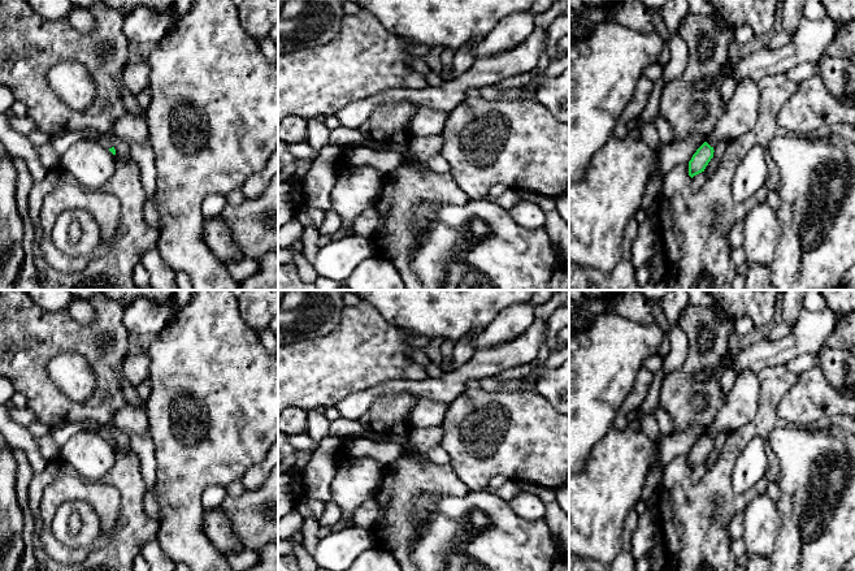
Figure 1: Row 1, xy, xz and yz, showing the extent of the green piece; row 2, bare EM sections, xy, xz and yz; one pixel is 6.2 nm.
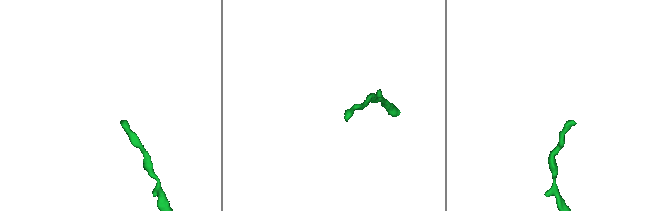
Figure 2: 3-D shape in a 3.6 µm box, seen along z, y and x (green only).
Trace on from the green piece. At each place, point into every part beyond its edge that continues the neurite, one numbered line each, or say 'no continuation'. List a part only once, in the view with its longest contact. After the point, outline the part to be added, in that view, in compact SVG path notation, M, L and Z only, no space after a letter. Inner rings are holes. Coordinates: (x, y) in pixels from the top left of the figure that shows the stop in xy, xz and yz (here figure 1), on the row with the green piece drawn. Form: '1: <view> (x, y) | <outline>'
1: xy (60, 143) | M74 130L51 138L51 144L58 156L62 156L66 150L79 140L94 140L105 148L112 148L109 139L110 133L99 133L96 130Z

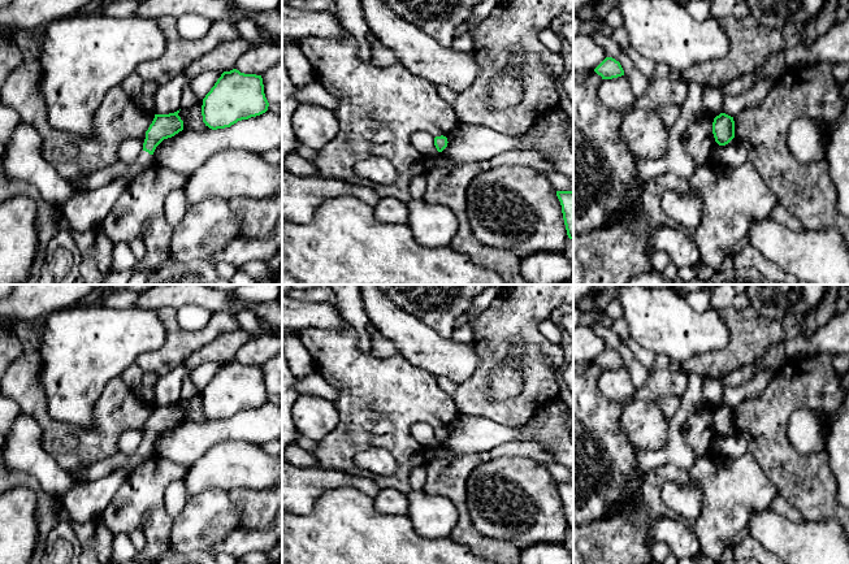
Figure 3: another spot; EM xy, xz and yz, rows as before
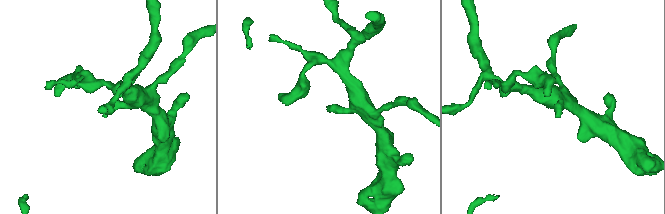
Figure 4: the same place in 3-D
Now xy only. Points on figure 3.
1: xy (95, 179) | M142 151L138 159L130 165L126 165L121 160L118 160L116 164L105 169L82 174L75 181L69 183L73 187L74 192L87 192L108 185L117 177L127 177L131 182L151 164L152 155Z

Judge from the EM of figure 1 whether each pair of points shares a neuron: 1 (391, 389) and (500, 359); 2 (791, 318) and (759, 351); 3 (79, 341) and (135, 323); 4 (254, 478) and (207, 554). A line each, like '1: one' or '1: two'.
1: one
2: two
3: two
4: two

